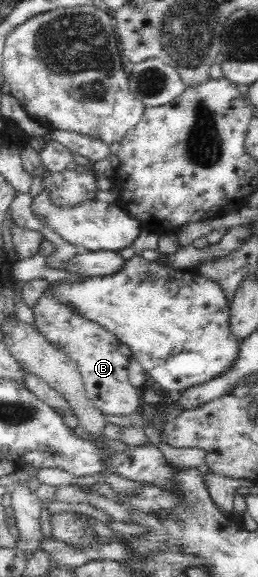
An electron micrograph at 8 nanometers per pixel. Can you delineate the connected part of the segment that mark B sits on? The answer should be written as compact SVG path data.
M49 293L41 294L36 305L30 310L37 322L39 333L49 342L58 344L71 360L77 363L83 377L86 395L105 415L129 416L139 412L141 388L133 387L127 377L129 359L119 352L118 339L111 332L88 321L51 297Z

